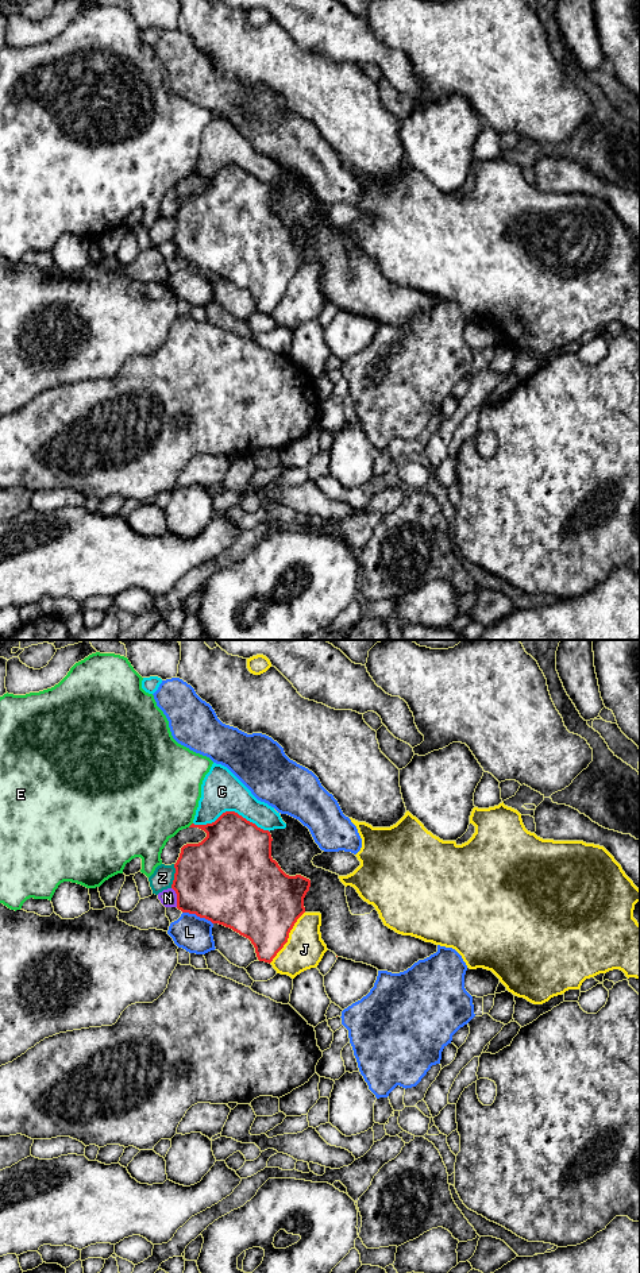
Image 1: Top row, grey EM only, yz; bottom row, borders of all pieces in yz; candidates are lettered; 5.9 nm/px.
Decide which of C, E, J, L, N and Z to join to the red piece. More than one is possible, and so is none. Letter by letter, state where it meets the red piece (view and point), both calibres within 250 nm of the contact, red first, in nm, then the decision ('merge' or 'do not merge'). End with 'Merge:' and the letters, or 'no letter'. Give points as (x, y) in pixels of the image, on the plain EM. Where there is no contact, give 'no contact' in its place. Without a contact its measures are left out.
C: meets red in yz at (231, 164); 400 nm thick on the red side, 240 nm on the other; do not merge
E: meets red in yz at (191, 177); 300 nm thick on the red side, 460 nm on the other; do not merge
J: meets red in yz at (288, 289); 440 nm thick on the red side, 220 nm on the other; do not merge
L: meets red in yz at (197, 267); 500 nm thick on the red side, 220 nm on the other; do not merge
N: meets red in yz at (177, 249); 480 nm thick on the red side, 100 nm on the other; do not merge
Z: meets red in yz at (174, 228); 480 nm thick on the red side, 130 nm on the other; do not merge
Merge: no letter

